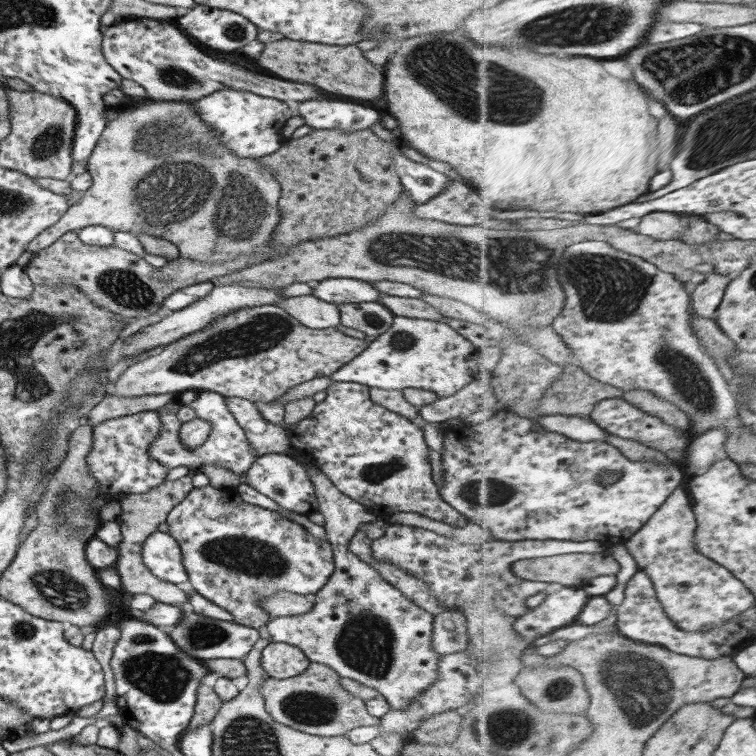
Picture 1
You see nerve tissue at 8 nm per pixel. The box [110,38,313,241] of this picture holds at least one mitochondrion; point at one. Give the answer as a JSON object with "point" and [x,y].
{"point":[174,76]}

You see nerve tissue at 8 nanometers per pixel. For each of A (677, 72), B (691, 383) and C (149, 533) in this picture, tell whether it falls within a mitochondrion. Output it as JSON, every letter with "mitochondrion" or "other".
{"A":"mitochondrion","B":"mitochondrion","C":"other"}

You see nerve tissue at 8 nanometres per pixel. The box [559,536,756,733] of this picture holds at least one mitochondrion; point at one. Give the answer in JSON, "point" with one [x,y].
{"point":[629,657]}

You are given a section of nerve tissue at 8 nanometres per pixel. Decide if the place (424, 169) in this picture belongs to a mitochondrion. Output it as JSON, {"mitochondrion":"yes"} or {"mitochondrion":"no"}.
{"mitochondrion":"no"}

